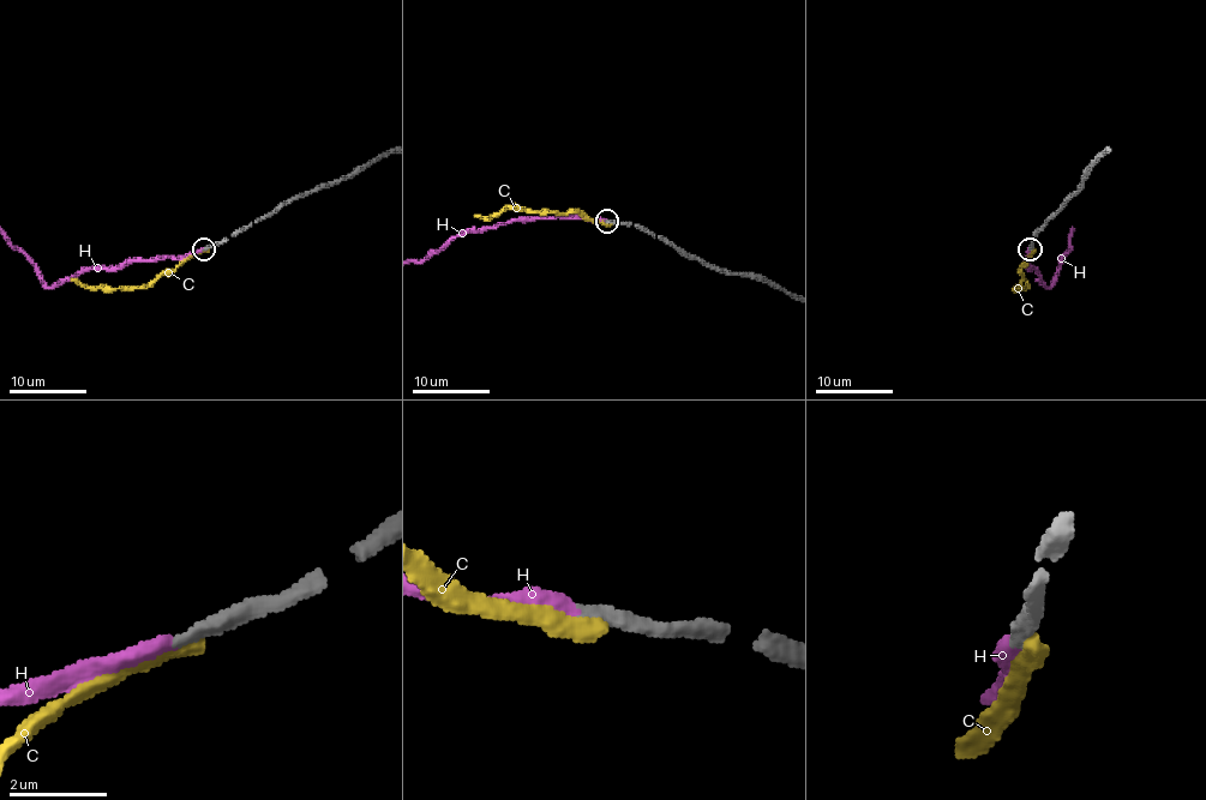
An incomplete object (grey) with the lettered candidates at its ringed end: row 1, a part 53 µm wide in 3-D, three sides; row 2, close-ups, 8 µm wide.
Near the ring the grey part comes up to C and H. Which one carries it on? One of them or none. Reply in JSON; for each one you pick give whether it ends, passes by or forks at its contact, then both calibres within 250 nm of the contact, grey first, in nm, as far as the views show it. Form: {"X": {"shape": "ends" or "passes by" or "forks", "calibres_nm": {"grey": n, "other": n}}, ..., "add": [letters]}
{"H": {"shape": "ends", "calibres_nm": {"grey": 280, "other": 300}}, "add": ["H"]}

